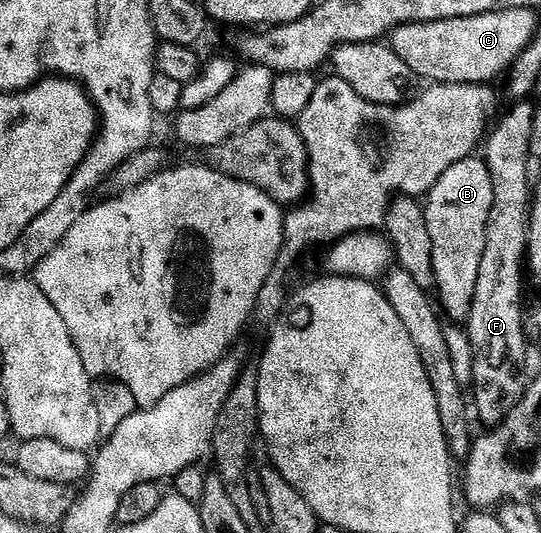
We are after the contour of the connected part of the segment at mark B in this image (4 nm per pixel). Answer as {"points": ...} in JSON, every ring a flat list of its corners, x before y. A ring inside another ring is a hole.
{"points":[[469,157,450,165,428,190,423,204,430,241,434,241,434,295,439,310,452,318,449,320,467,320,472,312,478,268,482,266,482,253,486,250,490,205,494,205,494,185,490,185,490,169,480,157]]}

